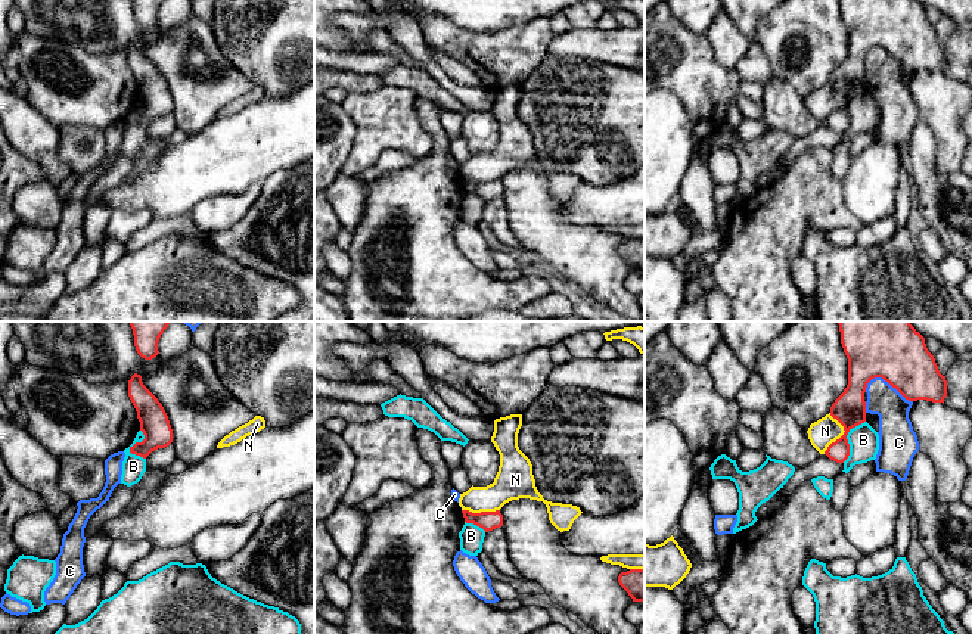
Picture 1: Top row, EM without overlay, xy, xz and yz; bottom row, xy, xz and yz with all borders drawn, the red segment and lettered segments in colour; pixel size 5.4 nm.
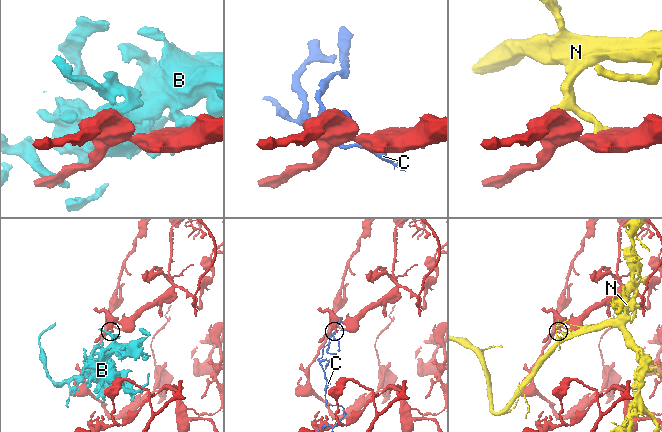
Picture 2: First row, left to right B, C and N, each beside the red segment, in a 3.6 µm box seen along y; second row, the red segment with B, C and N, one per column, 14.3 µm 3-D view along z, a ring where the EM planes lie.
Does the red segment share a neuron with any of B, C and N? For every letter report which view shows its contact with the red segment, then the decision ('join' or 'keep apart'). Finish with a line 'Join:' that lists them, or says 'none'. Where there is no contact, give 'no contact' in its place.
B: yz | keep apart
C: yz | keep apart
N: yz | keep apart
Join: none

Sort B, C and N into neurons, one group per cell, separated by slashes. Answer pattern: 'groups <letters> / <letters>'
groups B / C / N

